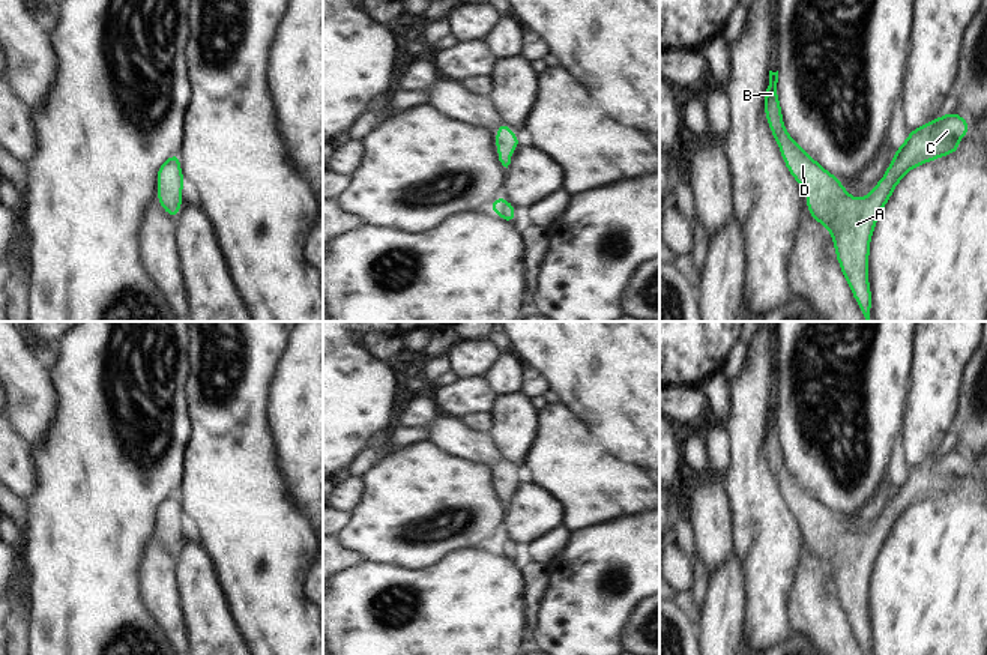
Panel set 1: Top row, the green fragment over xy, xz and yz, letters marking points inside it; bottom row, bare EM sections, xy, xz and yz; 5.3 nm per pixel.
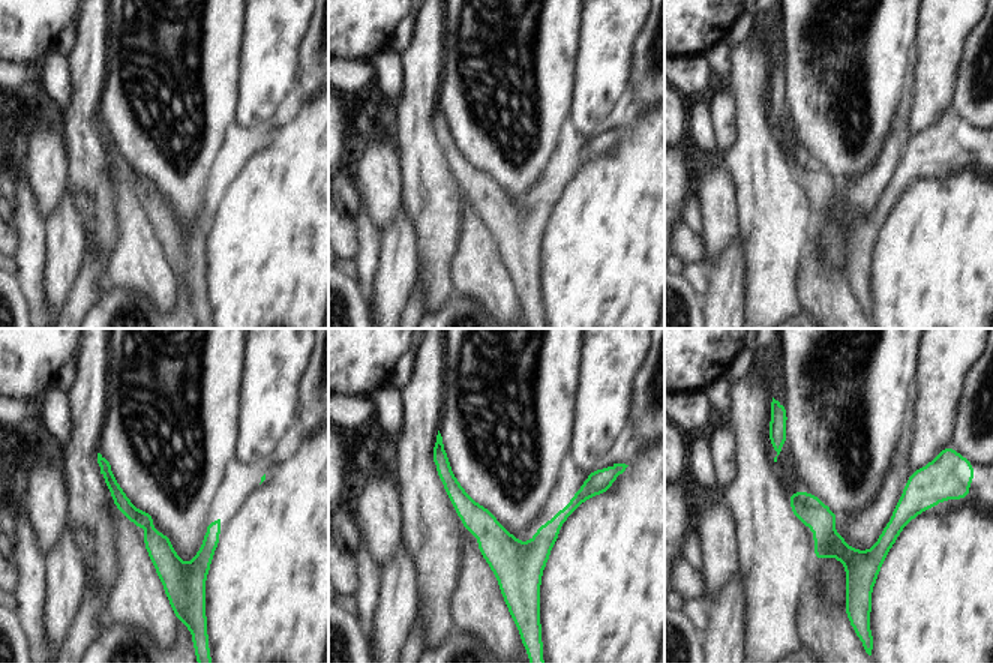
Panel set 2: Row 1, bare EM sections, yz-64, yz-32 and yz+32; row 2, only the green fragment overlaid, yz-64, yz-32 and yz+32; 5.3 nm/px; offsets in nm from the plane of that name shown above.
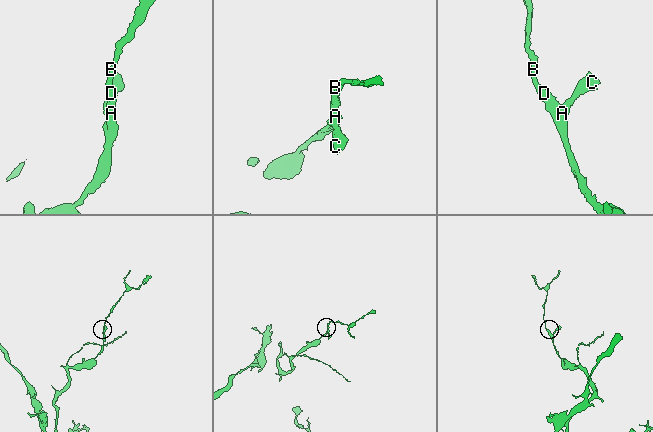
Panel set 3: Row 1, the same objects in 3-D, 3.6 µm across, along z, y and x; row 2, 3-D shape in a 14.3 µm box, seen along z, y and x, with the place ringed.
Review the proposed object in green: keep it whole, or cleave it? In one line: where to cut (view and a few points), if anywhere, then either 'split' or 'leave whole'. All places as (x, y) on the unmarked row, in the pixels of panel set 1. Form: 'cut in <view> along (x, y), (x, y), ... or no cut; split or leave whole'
no cut; leave whole

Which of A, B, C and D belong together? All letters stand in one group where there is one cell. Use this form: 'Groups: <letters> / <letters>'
Groups: A B C D.

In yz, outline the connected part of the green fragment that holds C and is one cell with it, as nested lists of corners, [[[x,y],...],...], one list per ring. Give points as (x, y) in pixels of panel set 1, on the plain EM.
[[[769,407],[765,454],[772,473],[786,505],[799,524],[807,527],[807,548],[831,569],[840,607],[864,655],[873,655],[868,617],[870,577],[885,541],[912,505],[954,491],[961,481],[960,475],[970,469],[970,463],[958,449],[946,449],[909,467],[907,476],[897,482],[883,514],[865,533],[855,535],[840,520],[838,512],[826,508],[787,470],[777,419],[778,407]]]

